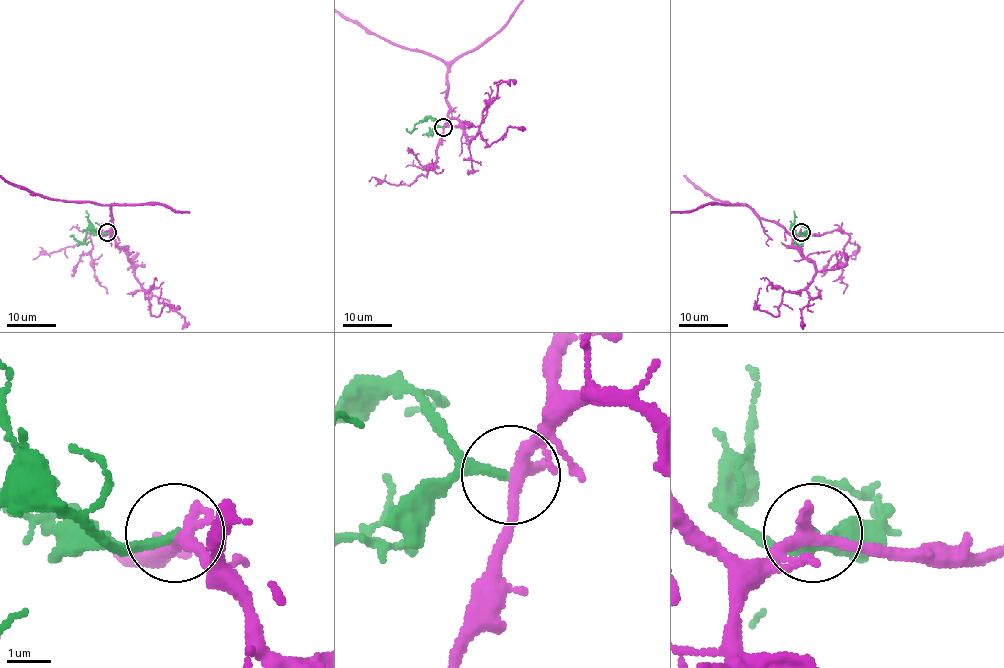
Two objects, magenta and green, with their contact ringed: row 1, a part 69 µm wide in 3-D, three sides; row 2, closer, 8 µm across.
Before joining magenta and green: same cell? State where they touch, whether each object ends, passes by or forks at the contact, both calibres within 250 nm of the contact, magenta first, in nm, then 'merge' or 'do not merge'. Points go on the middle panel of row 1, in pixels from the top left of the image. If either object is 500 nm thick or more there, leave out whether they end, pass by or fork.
place (443, 127); magenta forks; green ends; calibres 260 and 200 nm; do not merge

